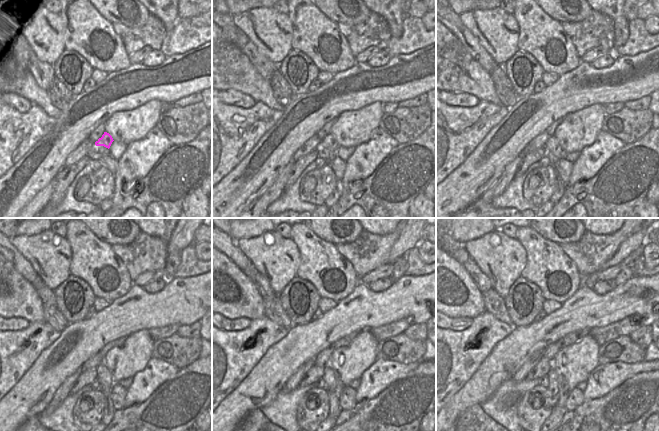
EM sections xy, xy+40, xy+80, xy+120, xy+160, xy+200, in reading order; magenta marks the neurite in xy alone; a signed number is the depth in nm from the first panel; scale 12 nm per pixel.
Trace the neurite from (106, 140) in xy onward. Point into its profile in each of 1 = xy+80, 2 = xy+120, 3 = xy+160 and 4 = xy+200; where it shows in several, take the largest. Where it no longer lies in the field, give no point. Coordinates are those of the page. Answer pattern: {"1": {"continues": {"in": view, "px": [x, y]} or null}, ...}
{"1": {"continues": {"in": "xy+80", "px": [552, 146]}}, "2": {"continues": {"in": "xy+120", "px": [105, 377]}}, "3": {"continues": {"in": "xy+160", "px": [328, 374]}}, "4": {"continues": {"in": "xy+200", "px": [552, 376]}}}

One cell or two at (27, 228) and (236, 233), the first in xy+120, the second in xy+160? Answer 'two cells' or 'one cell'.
one cell

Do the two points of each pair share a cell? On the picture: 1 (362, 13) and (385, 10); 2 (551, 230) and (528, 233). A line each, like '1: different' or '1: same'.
1: different
2: different

